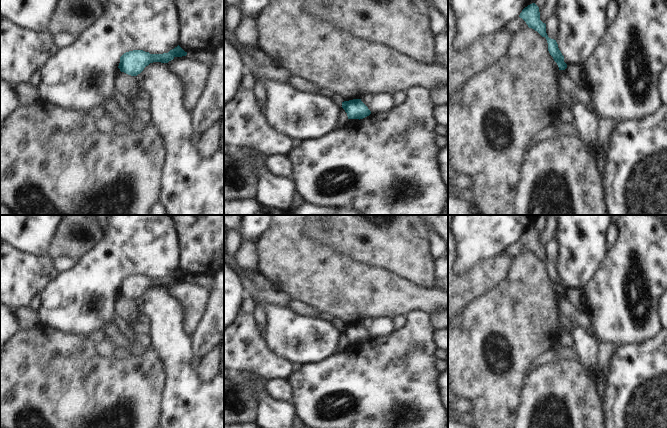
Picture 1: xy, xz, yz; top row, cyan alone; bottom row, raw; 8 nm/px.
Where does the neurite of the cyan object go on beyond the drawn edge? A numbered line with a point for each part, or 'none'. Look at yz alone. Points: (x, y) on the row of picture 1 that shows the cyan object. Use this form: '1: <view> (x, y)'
none.

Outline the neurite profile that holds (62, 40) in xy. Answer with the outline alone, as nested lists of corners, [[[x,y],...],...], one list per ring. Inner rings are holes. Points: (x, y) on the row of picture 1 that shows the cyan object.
[[[65,32],[54,34],[52,35],[52,38],[59,49],[67,47],[76,40],[76,37],[69,35]]]

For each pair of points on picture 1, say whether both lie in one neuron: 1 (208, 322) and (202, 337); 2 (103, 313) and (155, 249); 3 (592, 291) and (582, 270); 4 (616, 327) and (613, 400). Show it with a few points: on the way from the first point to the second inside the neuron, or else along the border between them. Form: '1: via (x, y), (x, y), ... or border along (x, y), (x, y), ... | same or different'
1: via (208, 326), (206, 333) | same
2: via (103, 294), (103, 287), (136, 254) | same
3: border along (601, 262), (583, 288) | different
4: border along (639, 342), (620, 345), (616, 349) | different

